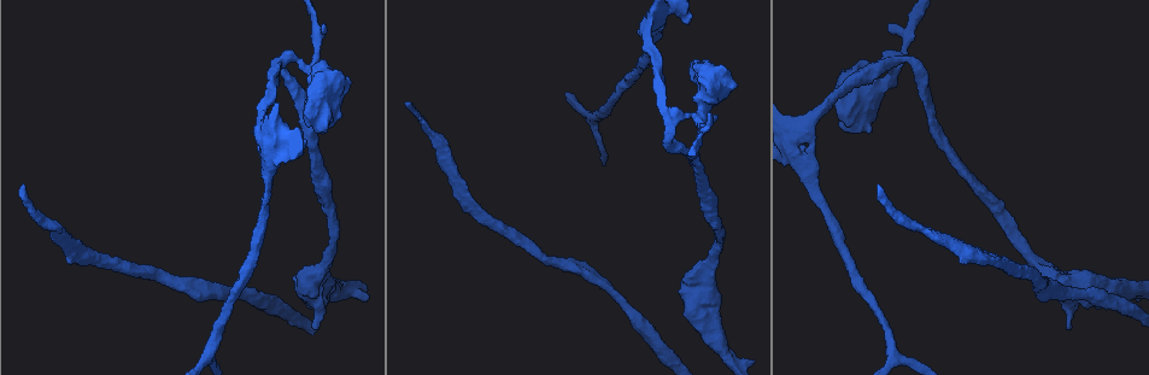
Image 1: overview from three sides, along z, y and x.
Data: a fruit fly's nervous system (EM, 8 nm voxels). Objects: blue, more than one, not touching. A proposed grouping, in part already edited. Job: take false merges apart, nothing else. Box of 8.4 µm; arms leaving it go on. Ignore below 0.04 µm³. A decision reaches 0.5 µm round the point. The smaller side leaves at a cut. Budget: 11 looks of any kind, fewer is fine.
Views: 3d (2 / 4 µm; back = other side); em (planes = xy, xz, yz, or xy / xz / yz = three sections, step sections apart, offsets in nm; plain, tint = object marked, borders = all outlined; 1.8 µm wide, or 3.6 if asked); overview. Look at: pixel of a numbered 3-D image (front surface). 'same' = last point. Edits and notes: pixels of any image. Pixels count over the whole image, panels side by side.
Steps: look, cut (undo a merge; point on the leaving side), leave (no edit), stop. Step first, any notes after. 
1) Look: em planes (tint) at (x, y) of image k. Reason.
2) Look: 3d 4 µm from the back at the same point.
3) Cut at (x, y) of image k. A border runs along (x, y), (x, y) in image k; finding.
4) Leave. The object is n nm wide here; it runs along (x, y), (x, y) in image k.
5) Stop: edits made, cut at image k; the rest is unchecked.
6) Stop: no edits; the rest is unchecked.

Look: em 3.6 µm planes (plain) at (1064, 283) of image 1. Thick turns thin.

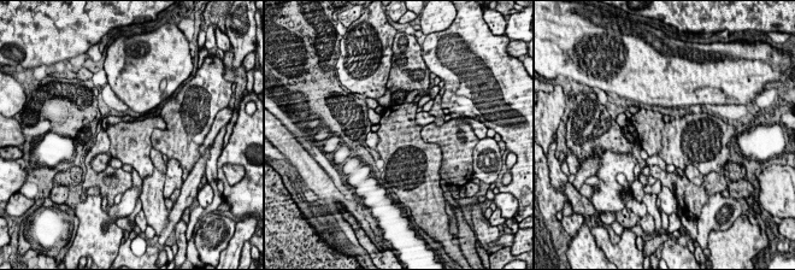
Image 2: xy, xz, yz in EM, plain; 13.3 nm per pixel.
Look: em 3.6 µm planes (tint) at the same point.

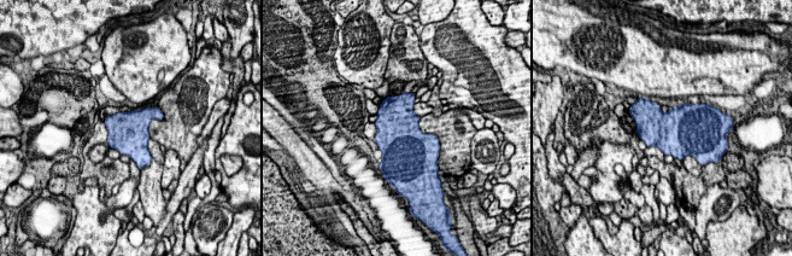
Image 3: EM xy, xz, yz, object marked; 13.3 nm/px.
Leave. One cell here.

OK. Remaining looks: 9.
Look: em planes (tint) at (594, 121) of image 1. Branch point.

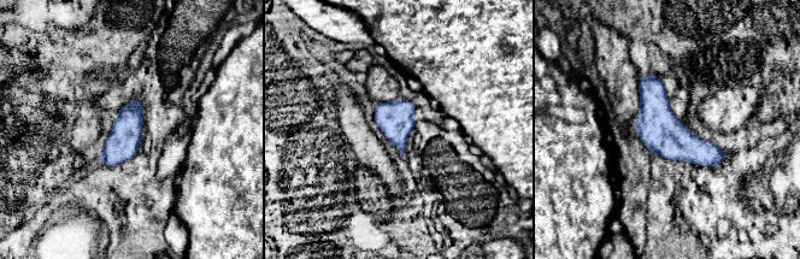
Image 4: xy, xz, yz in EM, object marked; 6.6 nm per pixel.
Leave. It runs along (641, 81), (693, 149), (723, 156) in image 4; all the same cell.

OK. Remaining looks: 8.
Look: 3d 2 µm at (793, 137) of image 1. Four arms meet.

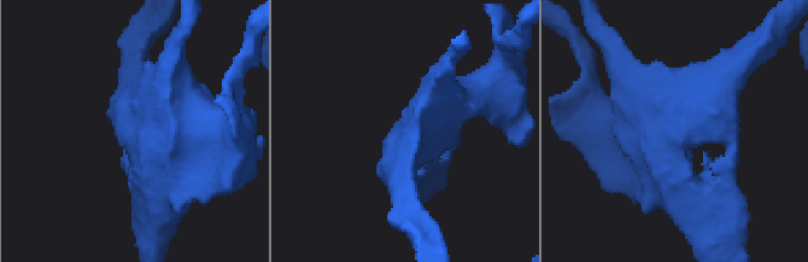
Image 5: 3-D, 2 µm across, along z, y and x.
Look: em xz step 16 (tint) at (147, 132) of image 5. 4 arms meet here.

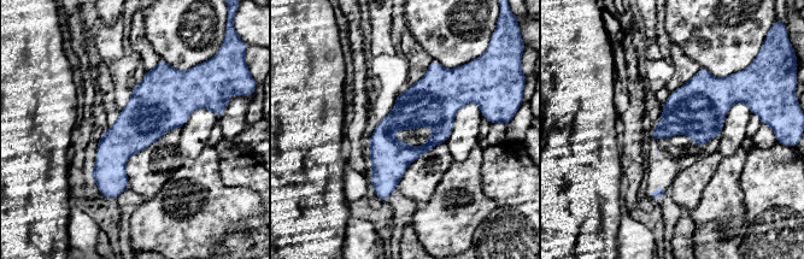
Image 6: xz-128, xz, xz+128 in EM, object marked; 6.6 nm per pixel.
Leave. The object is 240 nm wide here; one cell here.

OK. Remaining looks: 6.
Look: 3d 4 µm at (289, 56) of image 1. Calibre changes.

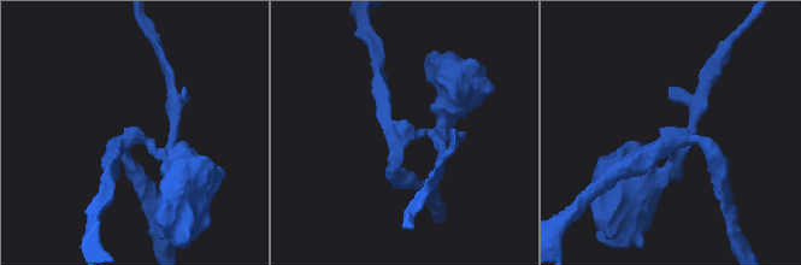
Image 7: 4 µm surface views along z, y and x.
Look: em yz step 8 (tint) at (403, 130) of image 7. 3 arms meet here; the arms are 200, 220, 220 nm wide; now the EM.

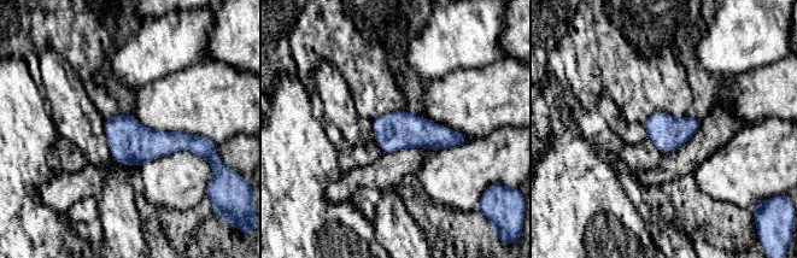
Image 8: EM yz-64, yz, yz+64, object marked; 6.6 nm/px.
Look: em planes (borders) at the same point.

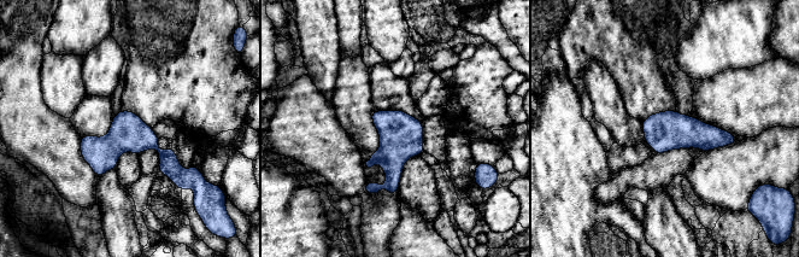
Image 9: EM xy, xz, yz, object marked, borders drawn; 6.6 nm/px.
Leave. It runs along (83, 140), (151, 142), (181, 177) in image 9; one cell here.

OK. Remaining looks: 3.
Stop: no edits; the rest is unchecked.

